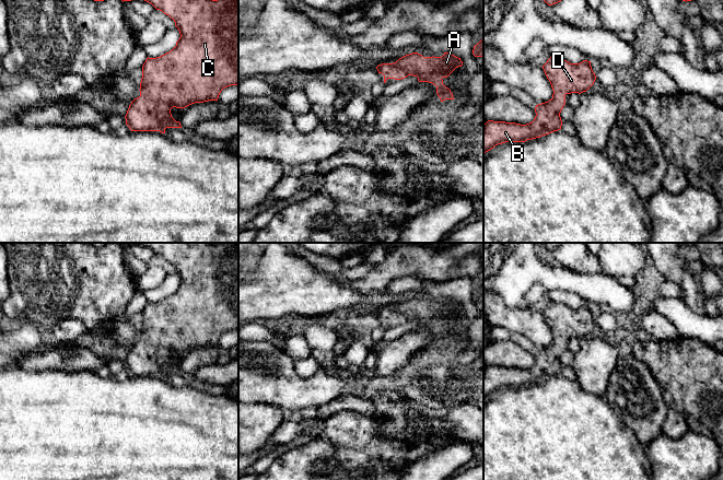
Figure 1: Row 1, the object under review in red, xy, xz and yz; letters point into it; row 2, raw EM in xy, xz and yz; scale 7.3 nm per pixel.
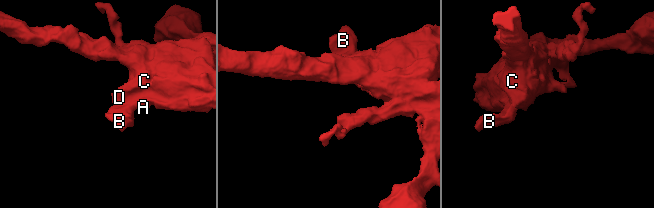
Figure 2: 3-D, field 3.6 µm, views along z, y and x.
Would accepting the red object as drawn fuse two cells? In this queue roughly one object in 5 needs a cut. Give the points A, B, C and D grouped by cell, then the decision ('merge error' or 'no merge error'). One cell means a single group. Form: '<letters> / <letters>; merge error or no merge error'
A B C D; no merge error

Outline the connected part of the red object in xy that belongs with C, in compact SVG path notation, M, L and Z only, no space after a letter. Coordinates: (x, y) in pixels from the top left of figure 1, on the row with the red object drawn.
M144 0L156 10L168 15L178 28L180 37L168 52L147 58L142 66L140 96L135 98L125 116L131 131L160 131L182 128L171 114L173 107L185 108L195 103L218 101L221 91L231 85L238 86L238 0Z

